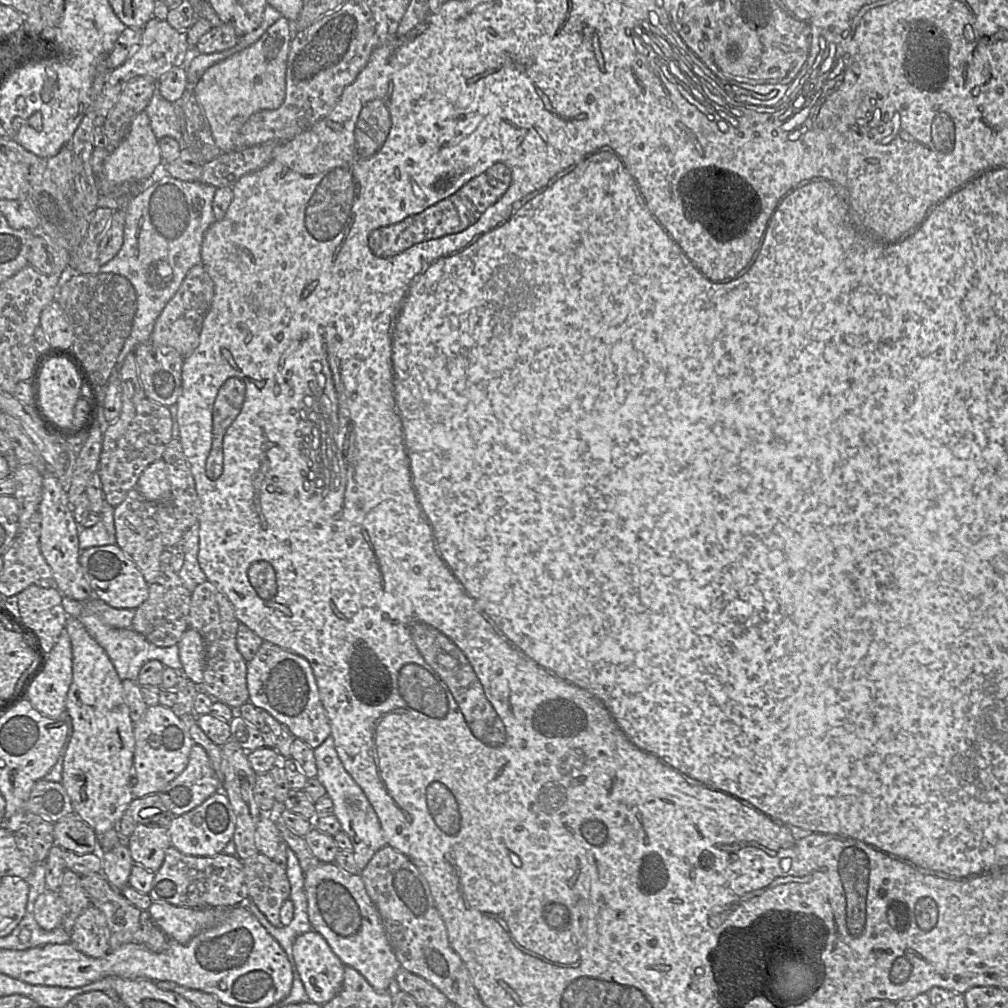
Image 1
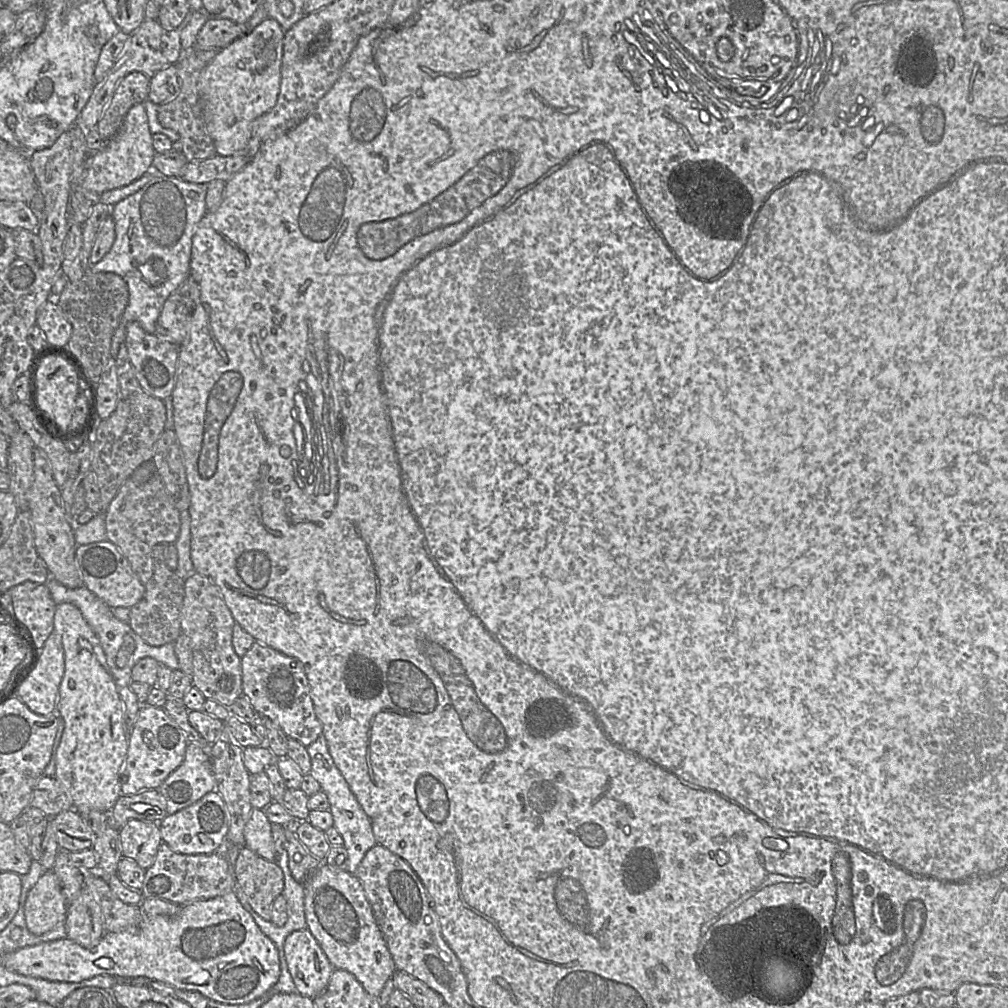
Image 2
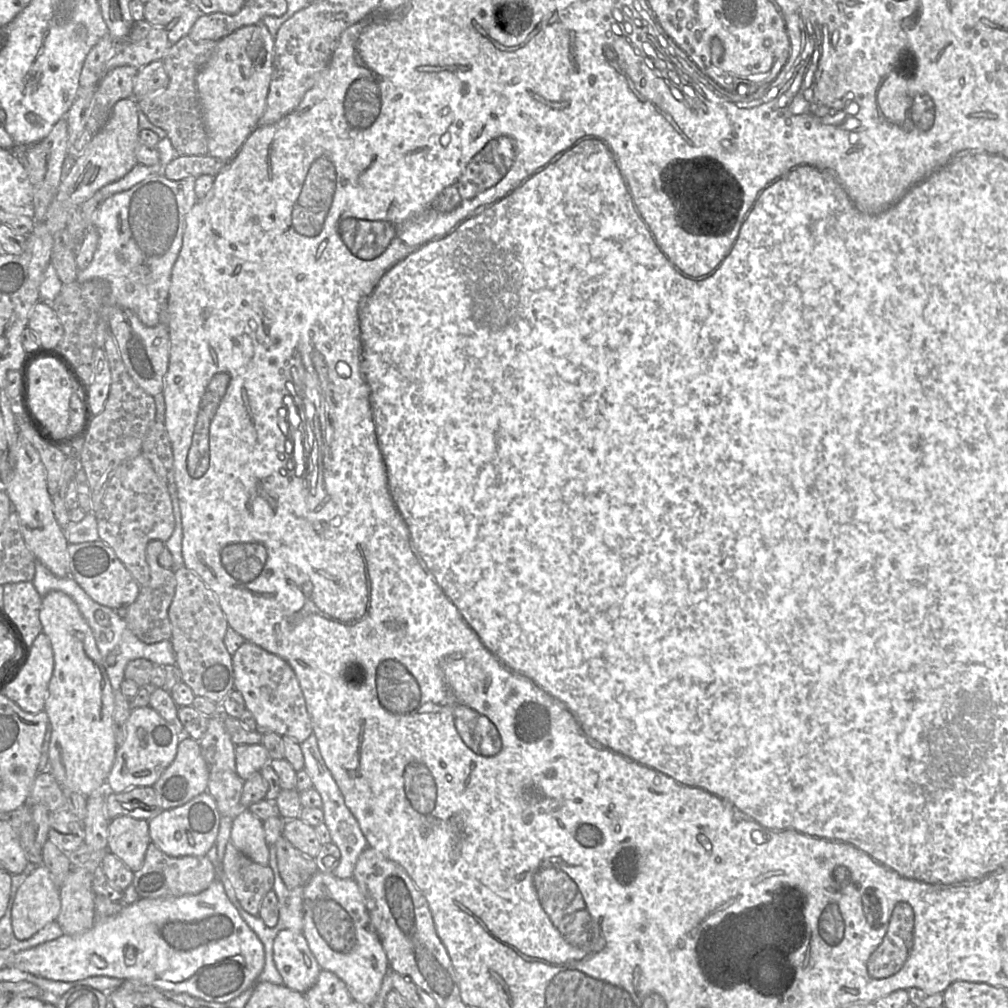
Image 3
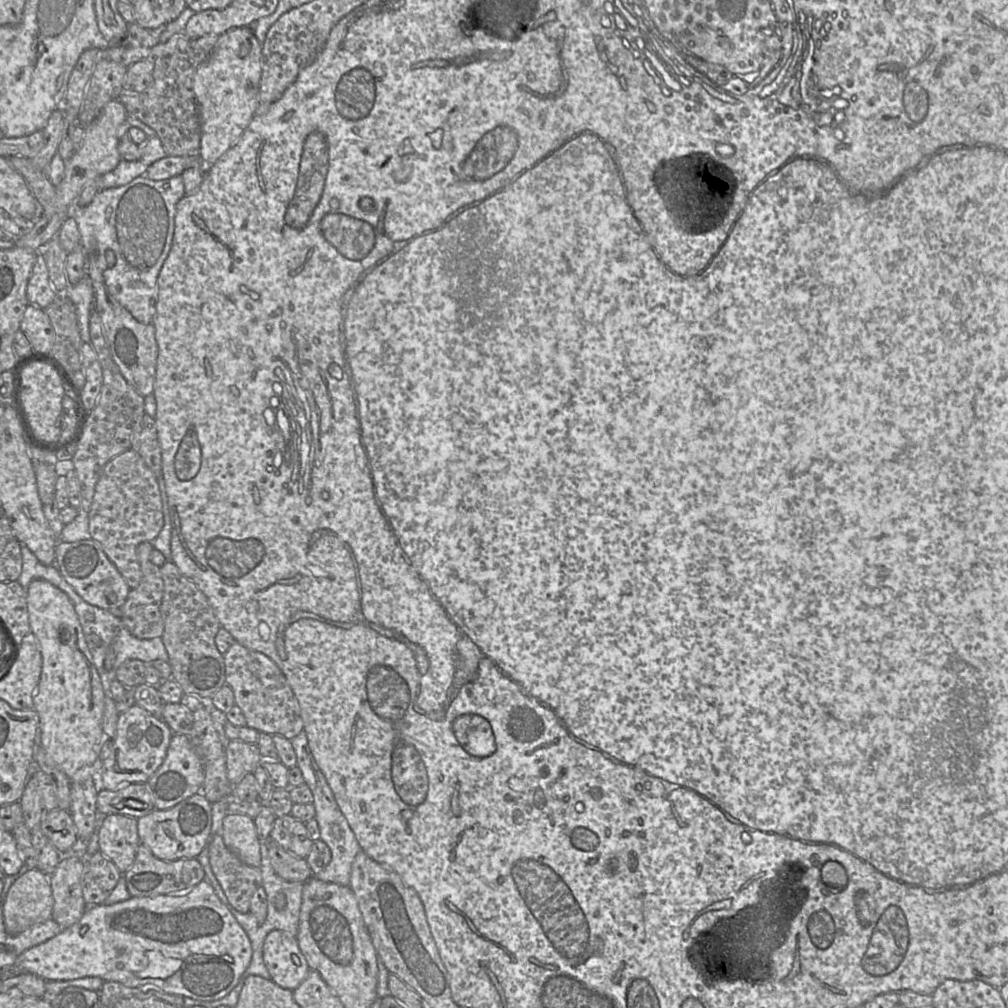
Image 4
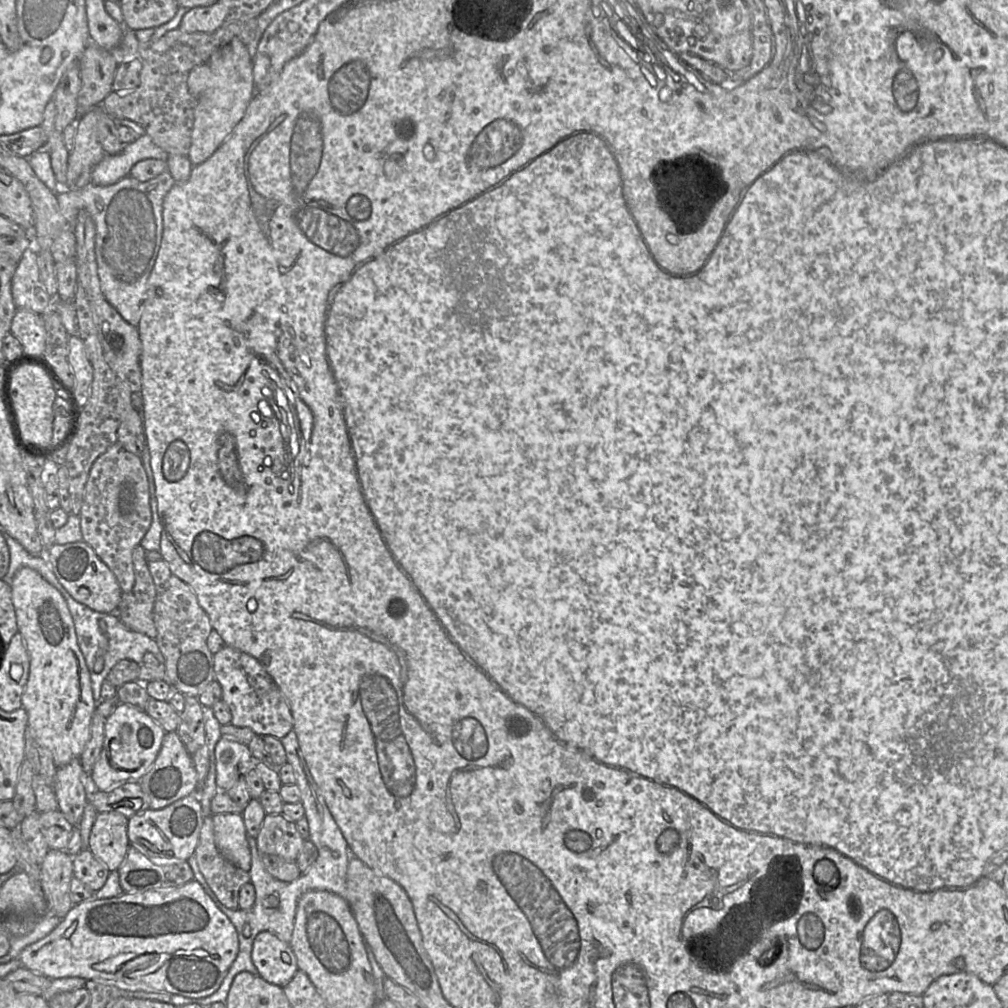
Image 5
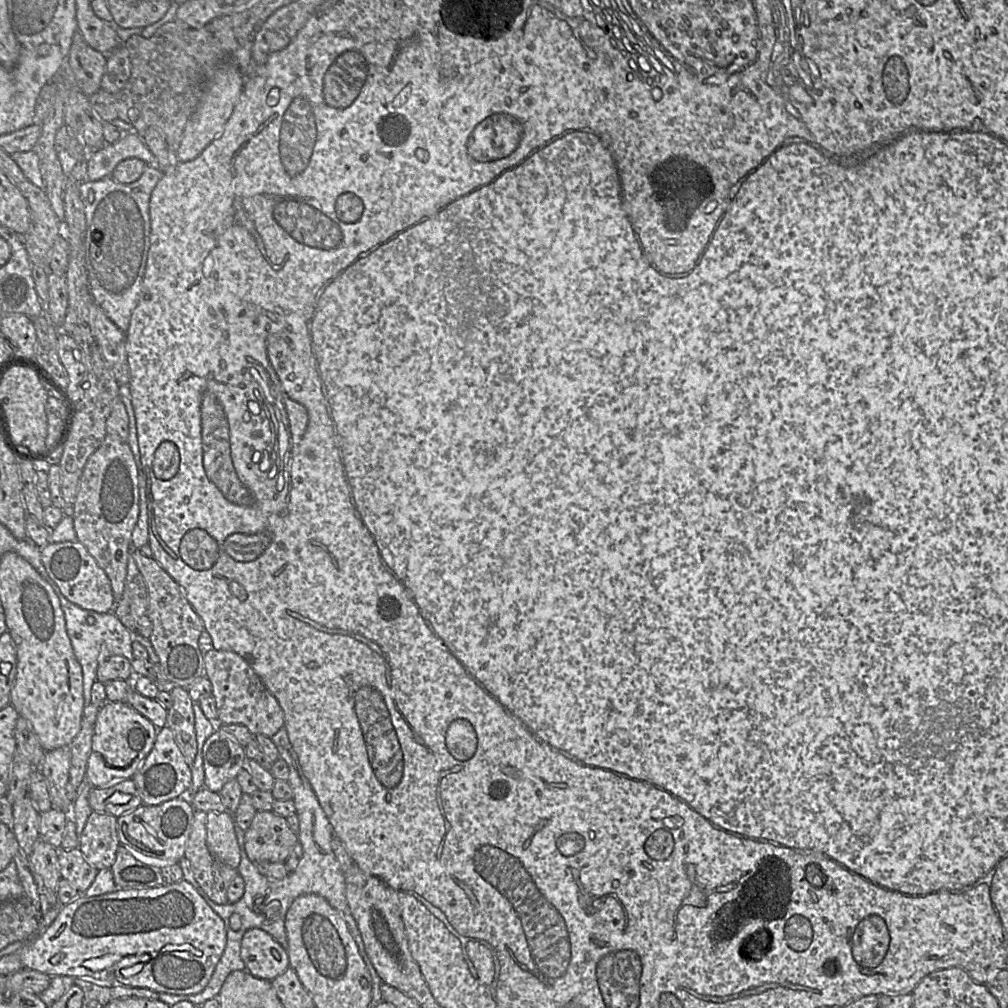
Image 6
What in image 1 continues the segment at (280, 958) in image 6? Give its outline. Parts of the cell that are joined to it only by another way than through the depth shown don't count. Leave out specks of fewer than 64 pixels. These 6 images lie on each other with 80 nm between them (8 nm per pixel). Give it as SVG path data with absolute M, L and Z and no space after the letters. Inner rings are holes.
M314 930L299 935L293 943L292 951L296 971L308 999L319 1005L330 1001L343 985L345 965L342 961L335 955L326 940Z

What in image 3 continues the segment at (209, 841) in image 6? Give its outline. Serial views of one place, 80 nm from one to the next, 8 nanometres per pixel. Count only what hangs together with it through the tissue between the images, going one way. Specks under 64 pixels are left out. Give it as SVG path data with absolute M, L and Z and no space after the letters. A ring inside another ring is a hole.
M248 810L232 820L230 841L255 863L268 865L270 852L265 840L263 821Z

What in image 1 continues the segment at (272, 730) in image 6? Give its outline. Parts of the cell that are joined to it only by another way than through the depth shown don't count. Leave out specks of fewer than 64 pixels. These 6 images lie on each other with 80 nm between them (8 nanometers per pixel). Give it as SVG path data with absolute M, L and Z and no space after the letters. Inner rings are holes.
M264 641L254 658L247 662L247 688L250 703L271 714L286 726L295 738L301 739L312 749L320 746L331 735L330 720L322 704L313 669L304 657Z

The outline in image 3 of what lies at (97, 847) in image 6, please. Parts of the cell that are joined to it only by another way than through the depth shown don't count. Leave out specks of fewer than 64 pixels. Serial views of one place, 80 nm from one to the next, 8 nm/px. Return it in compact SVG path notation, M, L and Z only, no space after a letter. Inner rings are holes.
M119 816L109 821L108 852L118 857L133 872L139 870L143 863L148 846L151 844L147 820Z

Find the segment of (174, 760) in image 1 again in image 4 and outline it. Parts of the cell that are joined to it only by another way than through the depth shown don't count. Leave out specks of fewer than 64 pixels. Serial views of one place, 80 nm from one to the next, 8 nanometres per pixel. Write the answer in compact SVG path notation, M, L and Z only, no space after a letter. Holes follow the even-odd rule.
M132 706L120 713L111 749L103 761L99 759L100 789L111 791L129 784L146 784L164 762L173 735L165 722L139 706Z

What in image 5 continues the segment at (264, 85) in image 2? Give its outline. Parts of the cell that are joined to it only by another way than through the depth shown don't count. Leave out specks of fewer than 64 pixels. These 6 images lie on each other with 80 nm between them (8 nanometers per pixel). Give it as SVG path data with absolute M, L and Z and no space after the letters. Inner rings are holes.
M237 37L214 52L209 60L196 66L188 77L188 90L195 104L191 146L187 157L192 164L198 165L210 158L243 118L247 106L255 94L253 80L253 60L247 46Z

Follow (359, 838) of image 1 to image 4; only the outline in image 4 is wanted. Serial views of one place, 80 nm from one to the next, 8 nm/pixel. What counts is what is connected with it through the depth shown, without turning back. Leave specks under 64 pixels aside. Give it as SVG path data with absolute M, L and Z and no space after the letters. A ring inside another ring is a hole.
M304 731L292 738L293 749L297 757L297 767L301 770L304 784L306 784L313 794L313 805L315 807L315 820L320 830L320 840L325 842L331 851L331 861L320 872L313 875L317 879L335 883L342 886L349 886L351 868L356 855L361 851L361 847L352 831L349 823L341 812L334 794L327 783L327 780L318 767L308 745L308 738Z

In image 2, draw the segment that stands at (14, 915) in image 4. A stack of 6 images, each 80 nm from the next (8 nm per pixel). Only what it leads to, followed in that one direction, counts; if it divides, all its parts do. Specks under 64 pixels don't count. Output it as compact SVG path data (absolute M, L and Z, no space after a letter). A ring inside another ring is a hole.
M45 871L30 889L25 904L24 916L28 931L36 936L45 934L58 924L64 924L67 914L67 900L62 894L59 880L52 871Z

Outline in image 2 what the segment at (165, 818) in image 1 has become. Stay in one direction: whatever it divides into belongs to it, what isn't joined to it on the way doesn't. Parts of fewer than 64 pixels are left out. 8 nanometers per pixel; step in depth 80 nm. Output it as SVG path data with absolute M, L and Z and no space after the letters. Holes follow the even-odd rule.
M148 789L133 795L121 795L106 812L106 820L113 829L120 830L131 819L159 824L168 815L163 796L157 789Z

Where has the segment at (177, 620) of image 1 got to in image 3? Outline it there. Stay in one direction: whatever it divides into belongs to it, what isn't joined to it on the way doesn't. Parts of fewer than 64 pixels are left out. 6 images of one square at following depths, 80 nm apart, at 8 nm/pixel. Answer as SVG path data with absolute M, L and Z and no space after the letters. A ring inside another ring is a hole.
M160 540L150 541L146 547L146 560L150 568L150 579L144 585L140 585L137 599L126 607L125 621L130 631L144 643L157 643L169 640L172 635L168 610L172 603L176 590L175 572L166 569L159 564L158 557L164 550L165 544Z

